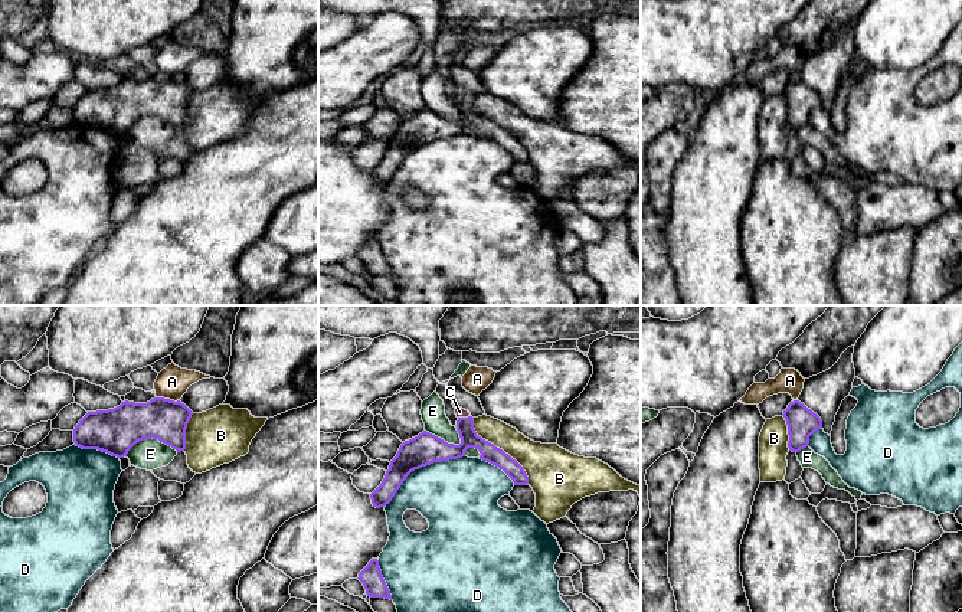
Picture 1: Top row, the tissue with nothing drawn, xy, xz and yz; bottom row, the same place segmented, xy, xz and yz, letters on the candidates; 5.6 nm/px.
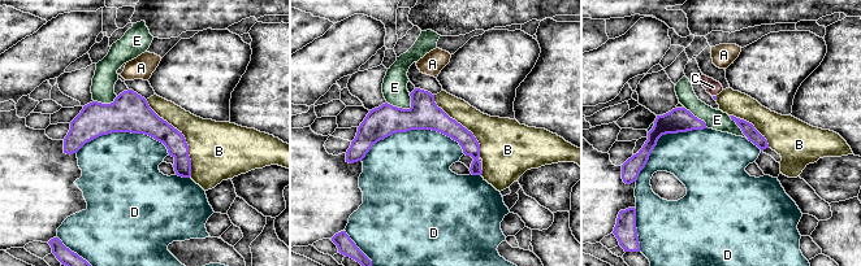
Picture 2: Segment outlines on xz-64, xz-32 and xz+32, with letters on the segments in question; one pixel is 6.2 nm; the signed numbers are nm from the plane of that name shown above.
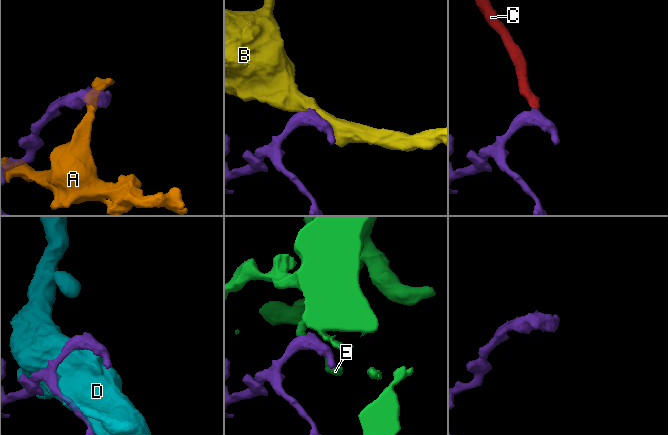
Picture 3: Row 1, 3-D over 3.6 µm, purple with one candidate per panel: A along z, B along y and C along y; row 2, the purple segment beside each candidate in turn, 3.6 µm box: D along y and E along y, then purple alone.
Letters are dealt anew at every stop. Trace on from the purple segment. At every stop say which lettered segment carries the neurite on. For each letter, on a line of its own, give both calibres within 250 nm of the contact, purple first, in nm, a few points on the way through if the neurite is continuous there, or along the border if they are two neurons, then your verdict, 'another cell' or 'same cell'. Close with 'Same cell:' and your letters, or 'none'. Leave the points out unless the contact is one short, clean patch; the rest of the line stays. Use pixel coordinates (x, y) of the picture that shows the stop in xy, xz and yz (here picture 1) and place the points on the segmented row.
A: calibres 240 and 180 nm; another cell
B: calibres 100 and 200 nm; another cell
C: calibres 150 and 60 nm; way xz (431, 448), (457, 450), (464, 418), (460, 412); same cell
D: calibres 180 and 420 nm; another cell
E: calibres 260 and 180 nm; another cell
Same cell: C

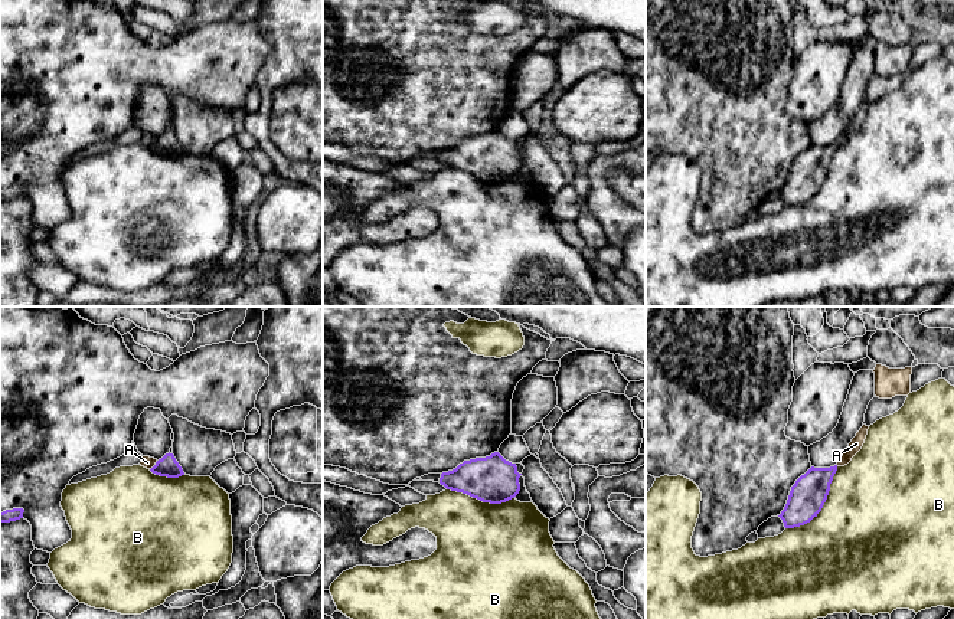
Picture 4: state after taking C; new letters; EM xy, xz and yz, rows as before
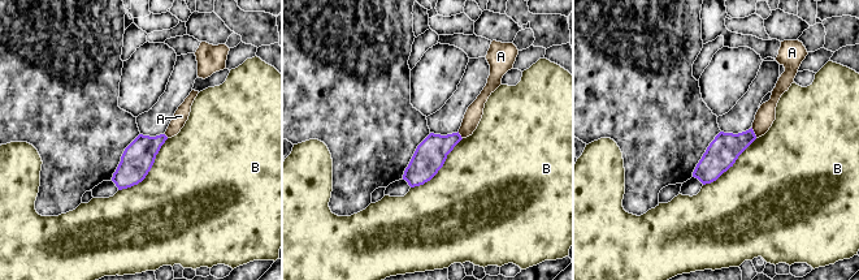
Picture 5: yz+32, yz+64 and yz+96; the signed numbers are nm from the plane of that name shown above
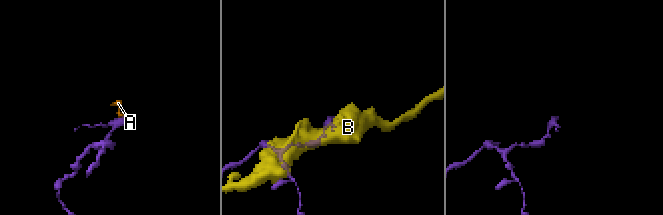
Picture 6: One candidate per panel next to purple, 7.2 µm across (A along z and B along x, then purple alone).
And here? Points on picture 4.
A: calibres 110 and 70 nm; border xy (157, 461), (150, 470); another cell
B: calibres 200 and 500 nm; another cell
Same cell: none

